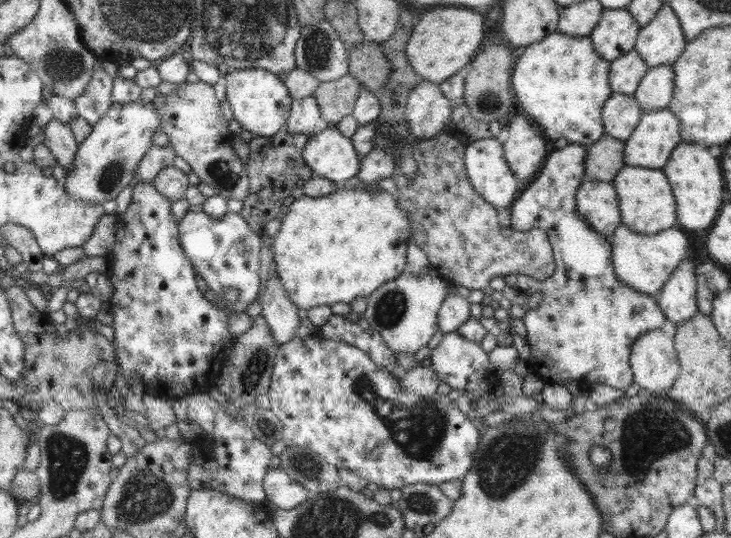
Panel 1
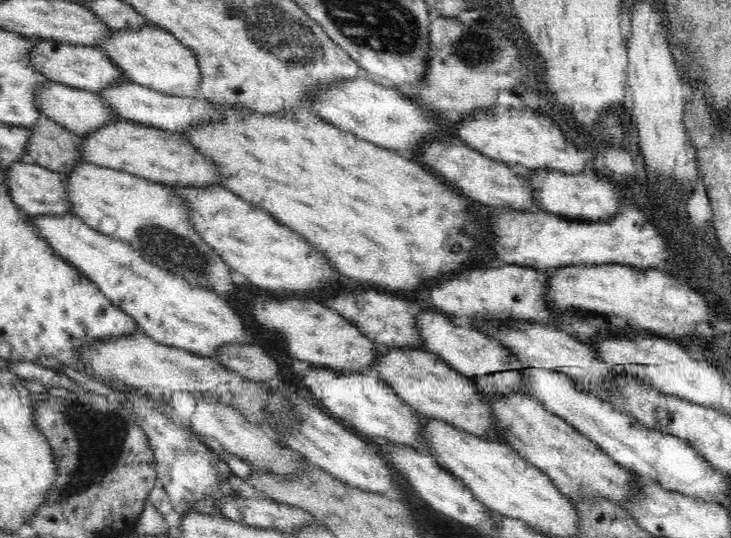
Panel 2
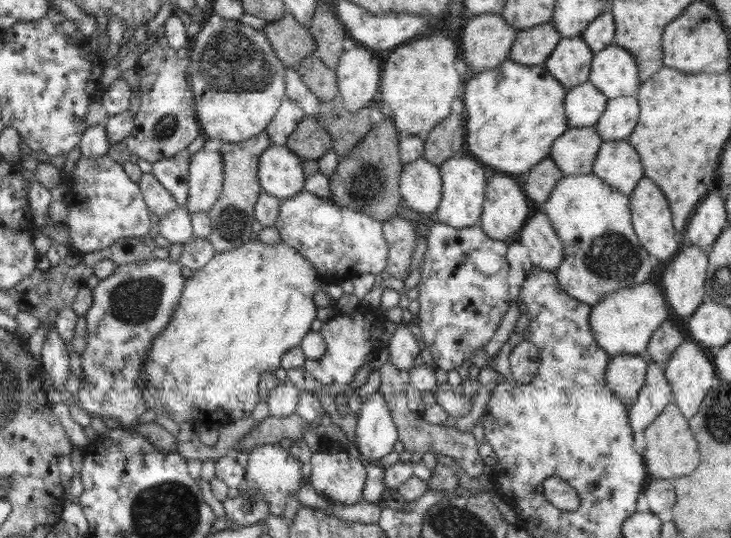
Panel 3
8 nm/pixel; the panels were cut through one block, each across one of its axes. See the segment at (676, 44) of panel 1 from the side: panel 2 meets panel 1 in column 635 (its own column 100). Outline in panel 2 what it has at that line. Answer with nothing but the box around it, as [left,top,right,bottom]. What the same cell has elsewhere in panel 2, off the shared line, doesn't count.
[96,25,202,96]

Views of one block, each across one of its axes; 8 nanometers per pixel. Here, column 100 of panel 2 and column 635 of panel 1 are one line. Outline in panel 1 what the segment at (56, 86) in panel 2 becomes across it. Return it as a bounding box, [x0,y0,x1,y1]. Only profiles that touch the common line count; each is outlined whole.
[602,93,643,140]

